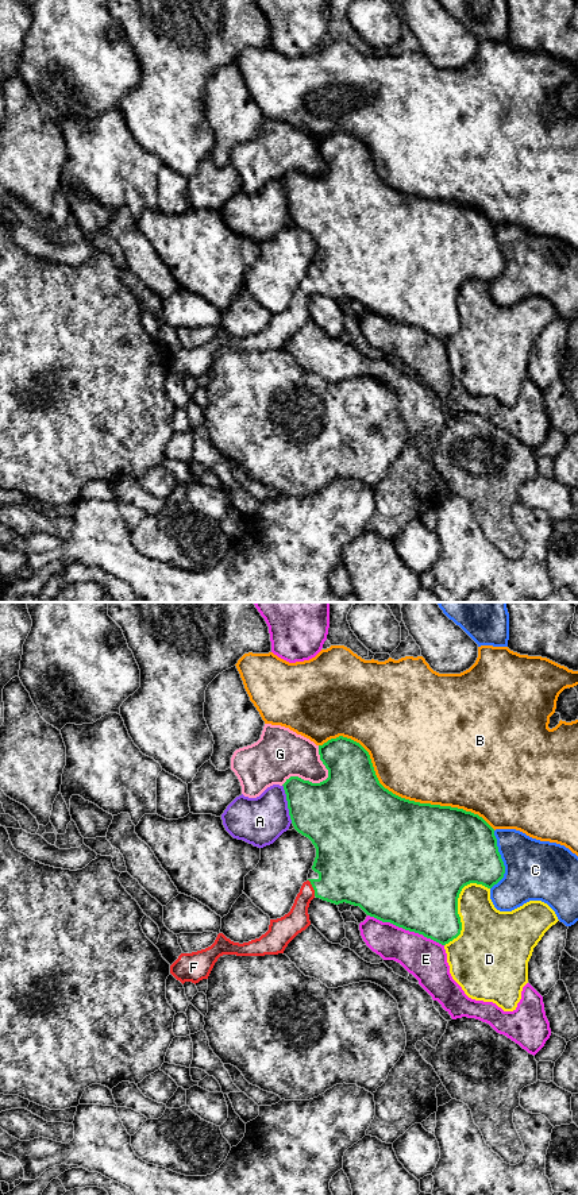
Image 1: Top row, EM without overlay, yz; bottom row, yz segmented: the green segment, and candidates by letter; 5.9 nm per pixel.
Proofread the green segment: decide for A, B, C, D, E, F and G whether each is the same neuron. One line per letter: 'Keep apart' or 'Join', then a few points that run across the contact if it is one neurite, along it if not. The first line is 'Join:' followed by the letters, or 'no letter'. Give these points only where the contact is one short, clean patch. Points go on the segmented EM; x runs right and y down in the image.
Join: F
A: Keep apart
B: Keep apart
C: Keep apart
D: Keep apart
E: Keep apart
F: Join. Line: yz (350, 868), (332, 886), (312, 886), (301, 902), (297, 920)
G: Keep apart

